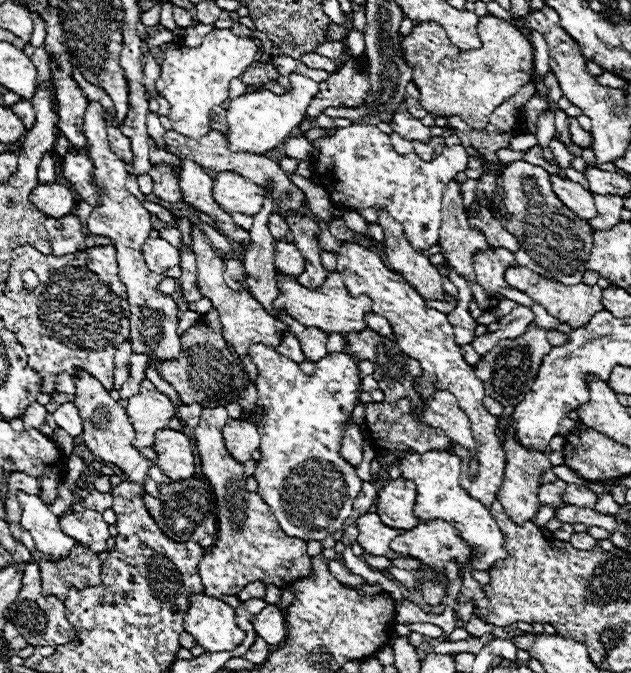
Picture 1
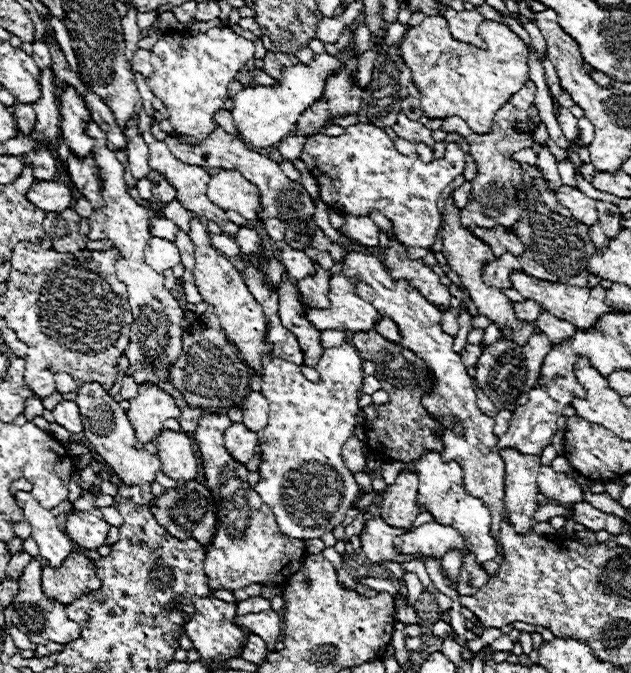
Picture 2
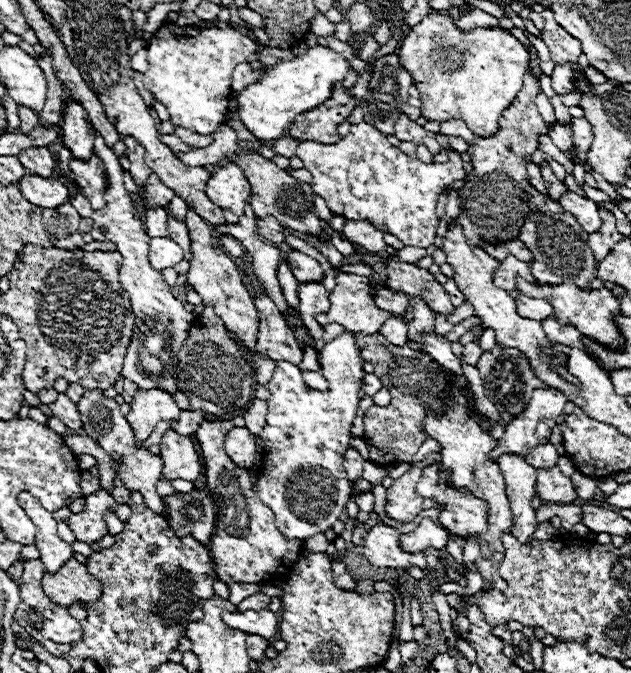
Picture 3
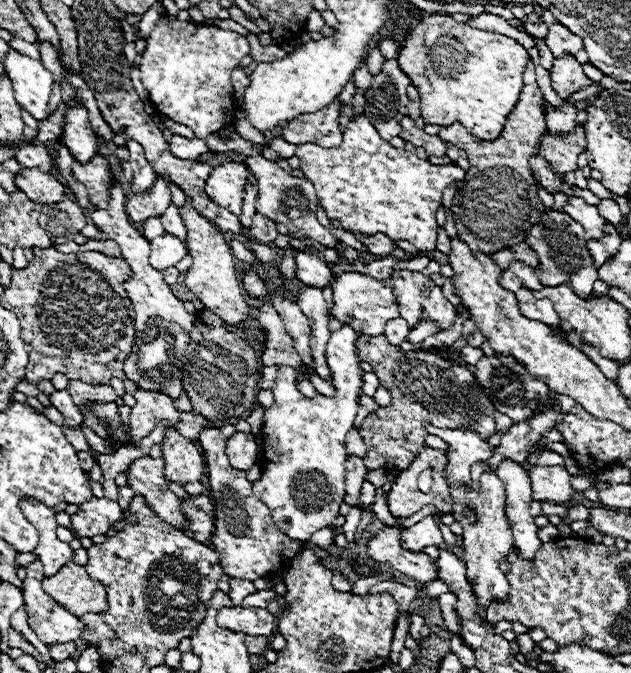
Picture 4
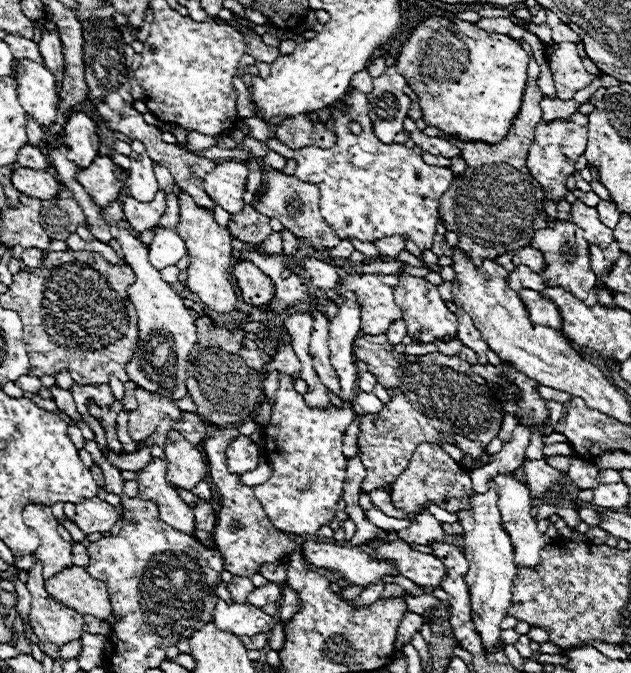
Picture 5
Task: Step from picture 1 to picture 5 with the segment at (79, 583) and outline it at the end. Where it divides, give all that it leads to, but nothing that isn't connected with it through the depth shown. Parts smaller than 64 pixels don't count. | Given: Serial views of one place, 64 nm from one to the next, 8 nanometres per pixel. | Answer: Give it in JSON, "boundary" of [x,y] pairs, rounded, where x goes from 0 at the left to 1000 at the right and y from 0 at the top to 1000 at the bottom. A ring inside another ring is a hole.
{"boundary":[[[114,841],[111,847],[98,847],[92,859],[79,859],[73,877],[82,889],[105,895],[105,900],[117,900],[127,912],[146,912],[155,921],[168,921],[177,912],[171,871],[149,862],[127,841]]]}

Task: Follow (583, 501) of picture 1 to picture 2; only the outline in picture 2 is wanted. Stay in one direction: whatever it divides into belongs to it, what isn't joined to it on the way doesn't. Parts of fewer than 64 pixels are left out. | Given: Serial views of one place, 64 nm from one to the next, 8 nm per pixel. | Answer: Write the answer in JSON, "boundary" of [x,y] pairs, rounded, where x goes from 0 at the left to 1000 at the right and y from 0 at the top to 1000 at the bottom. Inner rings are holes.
{"boundary":[[[859,692],[853,701],[853,725],[862,737],[872,743],[881,743],[887,749],[910,749],[922,746],[922,728],[913,719],[913,713],[900,710],[897,704],[878,701],[872,692]]]}

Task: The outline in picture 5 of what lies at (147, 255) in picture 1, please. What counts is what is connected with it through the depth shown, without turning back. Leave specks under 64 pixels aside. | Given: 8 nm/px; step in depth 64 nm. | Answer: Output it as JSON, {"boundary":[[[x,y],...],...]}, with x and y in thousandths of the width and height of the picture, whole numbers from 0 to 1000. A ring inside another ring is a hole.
{"boundary":[[[250,336],[244,345],[244,357],[235,366],[238,371],[238,389],[244,398],[257,401],[263,395],[279,392],[288,380],[295,380],[295,366],[282,342],[273,339],[257,339]]]}

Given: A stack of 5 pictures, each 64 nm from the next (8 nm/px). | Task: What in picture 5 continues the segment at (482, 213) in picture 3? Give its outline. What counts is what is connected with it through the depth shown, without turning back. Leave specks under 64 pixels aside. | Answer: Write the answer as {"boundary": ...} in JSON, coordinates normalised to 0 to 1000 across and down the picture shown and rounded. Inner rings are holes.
{"boundary":[[[821,56],[818,62],[824,62],[824,68],[840,83],[834,137],[821,175],[815,178],[815,187],[808,190],[808,199],[799,205],[796,214],[780,217],[764,211],[726,211],[732,235],[739,241],[739,256],[723,262],[707,288],[697,294],[697,327],[704,330],[704,339],[710,345],[726,348],[726,366],[732,374],[739,374],[735,380],[751,395],[764,395],[770,383],[786,386],[799,374],[815,374],[827,366],[837,366],[846,345],[853,339],[862,339],[865,333],[865,297],[859,276],[834,250],[837,223],[846,211],[846,193],[849,184],[859,178],[856,149],[862,140],[853,128],[856,98],[843,86],[843,71],[827,56]],[[789,244],[808,244],[811,250],[767,250]]]}

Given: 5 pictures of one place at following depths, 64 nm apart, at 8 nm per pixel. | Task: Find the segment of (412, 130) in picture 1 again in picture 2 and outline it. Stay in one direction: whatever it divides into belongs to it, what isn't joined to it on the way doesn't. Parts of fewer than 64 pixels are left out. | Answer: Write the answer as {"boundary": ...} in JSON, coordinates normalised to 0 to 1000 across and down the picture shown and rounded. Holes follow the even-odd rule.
{"boundary":[[[631,169],[631,181],[624,184],[624,196],[631,205],[650,208],[650,211],[669,211],[688,223],[688,208],[685,208],[685,193],[678,193],[672,184],[656,181],[643,175],[640,169]]]}

